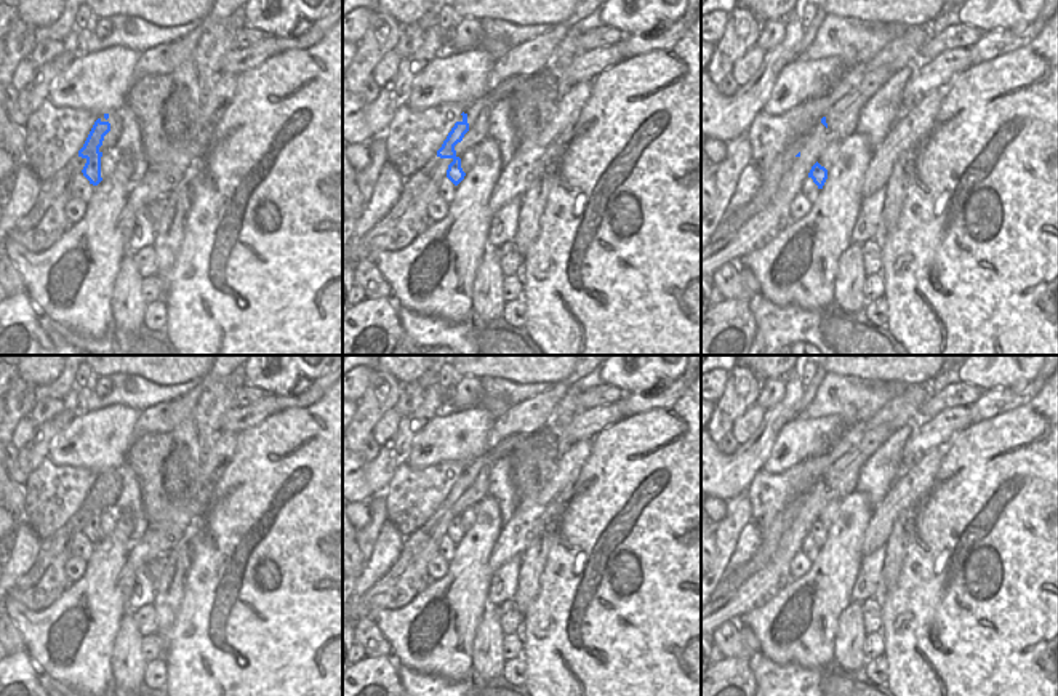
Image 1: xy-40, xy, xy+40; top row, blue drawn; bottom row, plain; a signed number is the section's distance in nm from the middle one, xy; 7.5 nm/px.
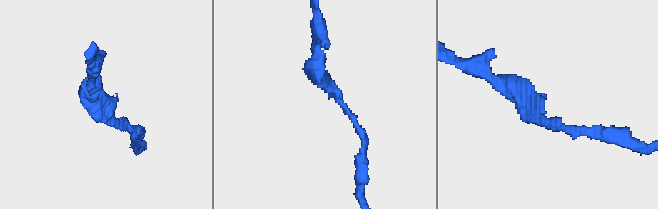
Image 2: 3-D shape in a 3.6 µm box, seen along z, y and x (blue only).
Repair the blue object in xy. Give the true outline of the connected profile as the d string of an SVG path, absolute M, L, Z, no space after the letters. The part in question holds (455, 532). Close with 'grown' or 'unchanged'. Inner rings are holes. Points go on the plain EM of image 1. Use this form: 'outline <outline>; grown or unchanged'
outline M461 472L463 478L456 480L442 506L437 509L437 515L451 517L453 520L448 523L447 536L458 544L466 531L461 526L461 517L456 514L455 504L463 499L464 493L469 490L467 472Z; unchanged

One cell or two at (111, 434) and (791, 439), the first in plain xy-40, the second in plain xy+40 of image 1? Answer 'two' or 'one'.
one

